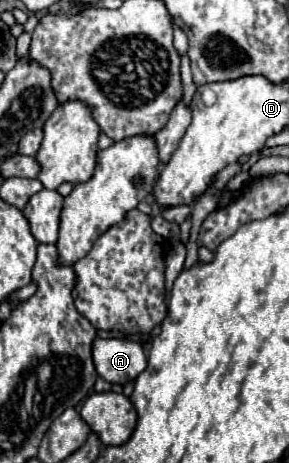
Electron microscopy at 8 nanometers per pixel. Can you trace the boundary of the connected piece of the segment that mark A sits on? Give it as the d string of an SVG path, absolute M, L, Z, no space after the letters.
M101 339L93 341L93 361L97 373L109 381L127 385L147 369L147 355L143 345L127 339Z

